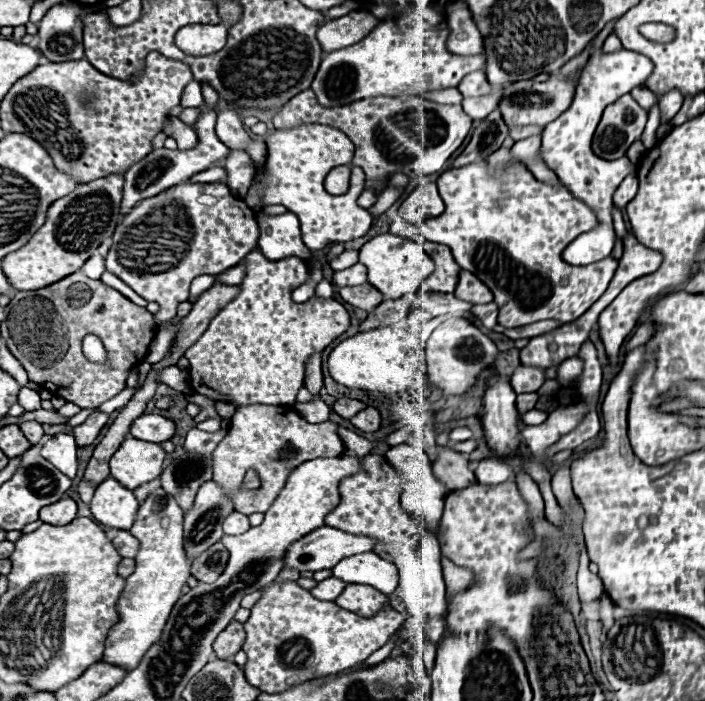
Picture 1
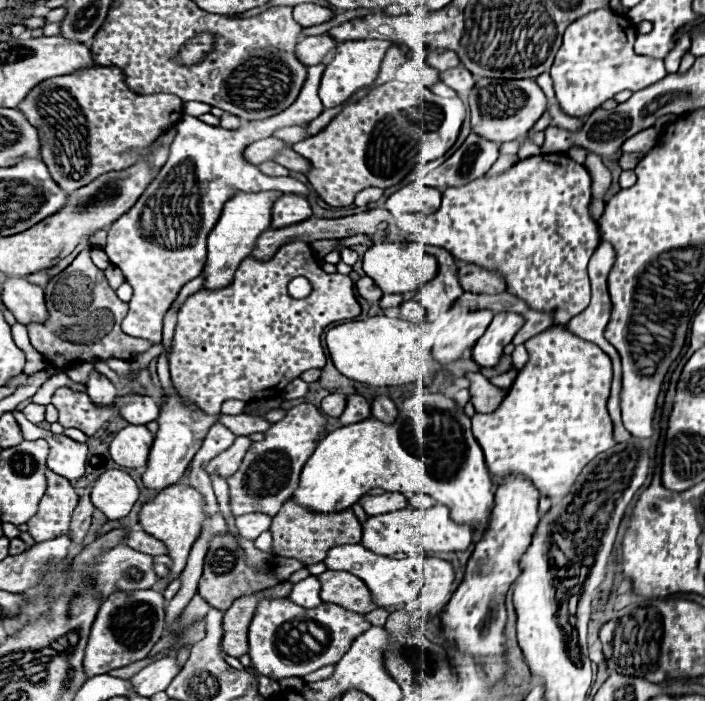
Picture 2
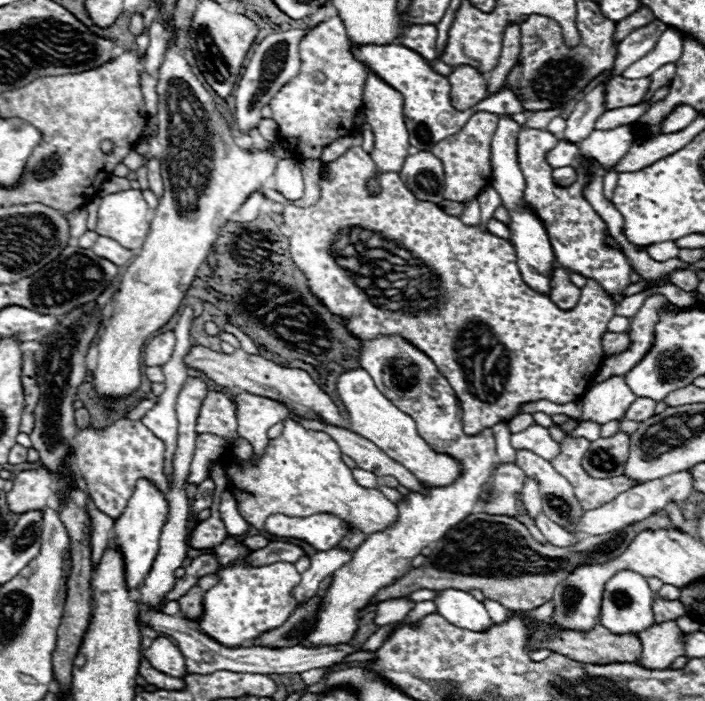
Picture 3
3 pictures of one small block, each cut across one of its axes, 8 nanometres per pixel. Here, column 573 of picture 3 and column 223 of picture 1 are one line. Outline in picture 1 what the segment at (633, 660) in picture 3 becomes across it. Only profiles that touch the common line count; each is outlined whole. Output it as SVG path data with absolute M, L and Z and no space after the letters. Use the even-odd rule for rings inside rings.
M232 620L228 624L228 628L214 640L214 652L216 652L216 658L222 658L222 660L228 660L232 658L244 644L244 624Z

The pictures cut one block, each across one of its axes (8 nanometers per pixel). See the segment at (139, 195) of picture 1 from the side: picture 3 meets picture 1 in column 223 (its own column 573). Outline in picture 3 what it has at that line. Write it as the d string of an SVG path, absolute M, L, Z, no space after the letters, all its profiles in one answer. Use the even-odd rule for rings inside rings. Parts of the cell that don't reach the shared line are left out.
M560 140L556 148L552 148L546 158L548 158L548 164L552 168L562 168L562 166L572 166L574 160L580 156L580 148L578 144L572 144L572 142L566 142L566 140Z

